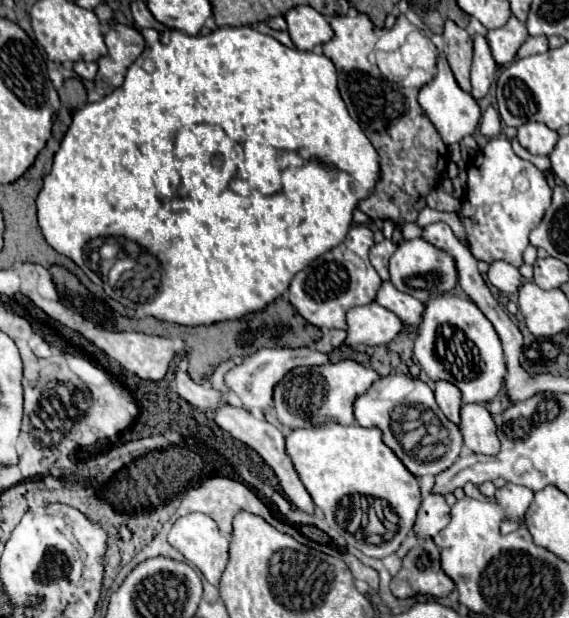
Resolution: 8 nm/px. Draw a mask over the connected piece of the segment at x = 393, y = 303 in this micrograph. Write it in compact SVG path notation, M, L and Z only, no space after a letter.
M370 260L370 262L376 268L376 272L382 276L382 286L378 290L376 304L392 310L402 320L404 330L410 334L416 334L420 328L420 322L422 322L424 304L420 300L414 300L408 294L394 290L394 286L388 280L388 260Z

